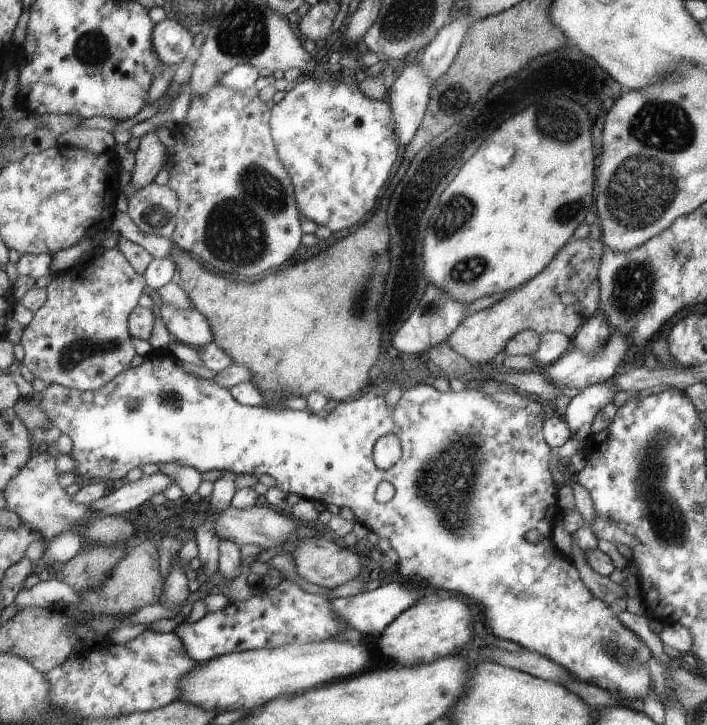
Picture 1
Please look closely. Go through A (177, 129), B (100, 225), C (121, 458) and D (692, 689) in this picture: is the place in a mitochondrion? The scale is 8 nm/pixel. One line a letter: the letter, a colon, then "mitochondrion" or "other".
A: other
B: other
C: other
D: mitochondrion

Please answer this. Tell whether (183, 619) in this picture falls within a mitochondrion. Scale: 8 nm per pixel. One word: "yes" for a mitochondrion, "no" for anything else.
no

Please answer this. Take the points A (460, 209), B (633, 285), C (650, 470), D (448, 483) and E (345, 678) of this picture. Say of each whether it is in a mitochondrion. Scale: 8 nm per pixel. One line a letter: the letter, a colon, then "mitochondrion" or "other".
A: mitochondrion
B: mitochondrion
C: mitochondrion
D: mitochondrion
E: other

